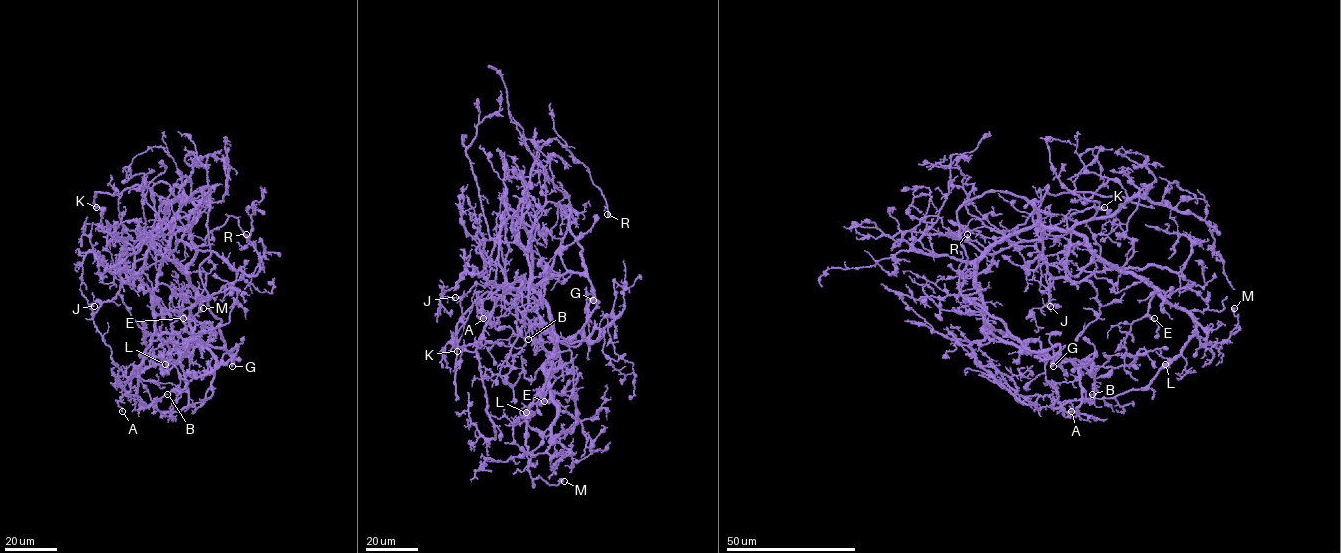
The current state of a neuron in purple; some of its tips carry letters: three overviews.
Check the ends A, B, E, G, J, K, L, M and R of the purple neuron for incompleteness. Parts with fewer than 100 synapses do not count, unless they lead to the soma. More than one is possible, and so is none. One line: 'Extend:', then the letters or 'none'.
Extend: none

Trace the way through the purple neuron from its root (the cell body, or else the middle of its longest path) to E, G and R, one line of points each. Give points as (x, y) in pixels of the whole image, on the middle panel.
E: (531, 276), (531, 288), (546, 306), (557, 339), (545, 365), (549, 398), (541, 402), (541, 395), (544, 401)
G: (531, 276), (531, 240), (519, 223), (532, 227), (552, 201), (582, 248), (598, 307), (593, 300)
R: (531, 276), (531, 236), (522, 207), (532, 165), (545, 143), (556, 139), (589, 170), (607, 214)

